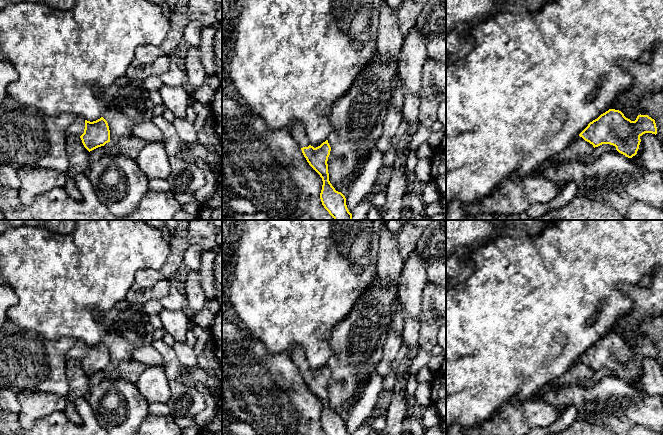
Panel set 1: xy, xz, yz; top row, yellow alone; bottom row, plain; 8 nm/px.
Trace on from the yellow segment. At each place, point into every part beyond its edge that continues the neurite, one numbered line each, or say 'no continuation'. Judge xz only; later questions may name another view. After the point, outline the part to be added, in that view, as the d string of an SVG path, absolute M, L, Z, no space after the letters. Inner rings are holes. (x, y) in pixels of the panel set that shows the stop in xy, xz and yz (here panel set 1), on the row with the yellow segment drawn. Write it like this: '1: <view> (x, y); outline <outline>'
1: xz (297, 130); outline M293 122L291 127L289 128L289 132L301 148L309 146L309 138L306 135L305 129L302 124Z

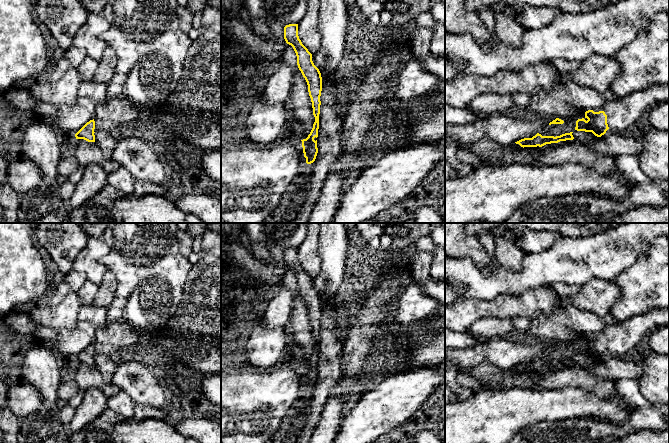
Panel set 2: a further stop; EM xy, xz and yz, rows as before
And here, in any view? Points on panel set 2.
1: yz (622, 113); outline M669 84L653 85L645 90L633 92L624 98L606 101L603 111L607 115L609 129L615 133L622 134L624 130L628 129L639 120L644 111L666 101L669 101Z

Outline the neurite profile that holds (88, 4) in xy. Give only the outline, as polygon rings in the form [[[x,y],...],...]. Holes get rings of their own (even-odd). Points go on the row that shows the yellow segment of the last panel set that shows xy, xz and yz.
[[[81,0],[80,2],[90,13],[102,14],[108,0]]]

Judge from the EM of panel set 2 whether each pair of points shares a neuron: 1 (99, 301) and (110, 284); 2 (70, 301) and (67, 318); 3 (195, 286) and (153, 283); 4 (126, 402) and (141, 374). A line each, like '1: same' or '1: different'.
1: same
2: same
3: different
4: different

